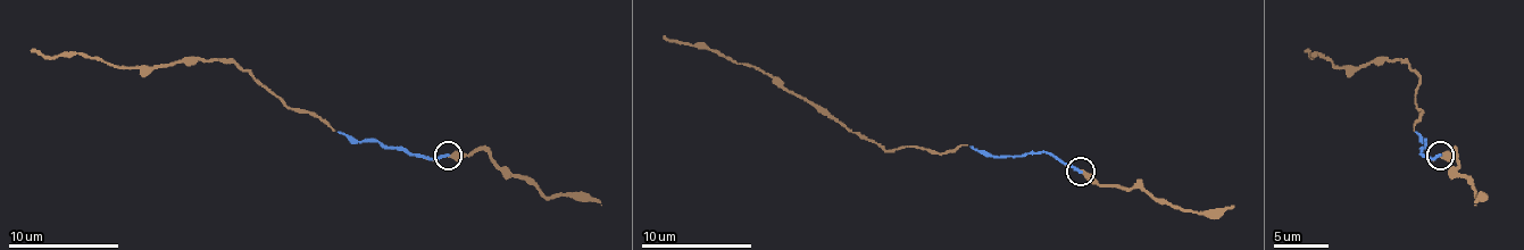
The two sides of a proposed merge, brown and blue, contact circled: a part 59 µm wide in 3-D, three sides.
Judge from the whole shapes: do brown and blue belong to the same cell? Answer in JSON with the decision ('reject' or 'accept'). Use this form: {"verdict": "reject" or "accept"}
{"verdict": "accept"}

